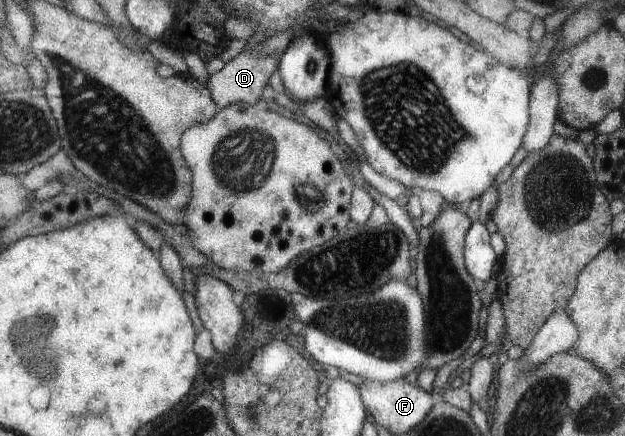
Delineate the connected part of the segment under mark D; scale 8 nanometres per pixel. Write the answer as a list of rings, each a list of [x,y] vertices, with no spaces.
[[[241,51],[231,61],[225,63],[222,70],[208,78],[205,84],[219,109],[236,102],[249,103],[251,106],[261,104],[261,95],[268,84],[269,77],[279,68],[277,58],[254,58]]]

